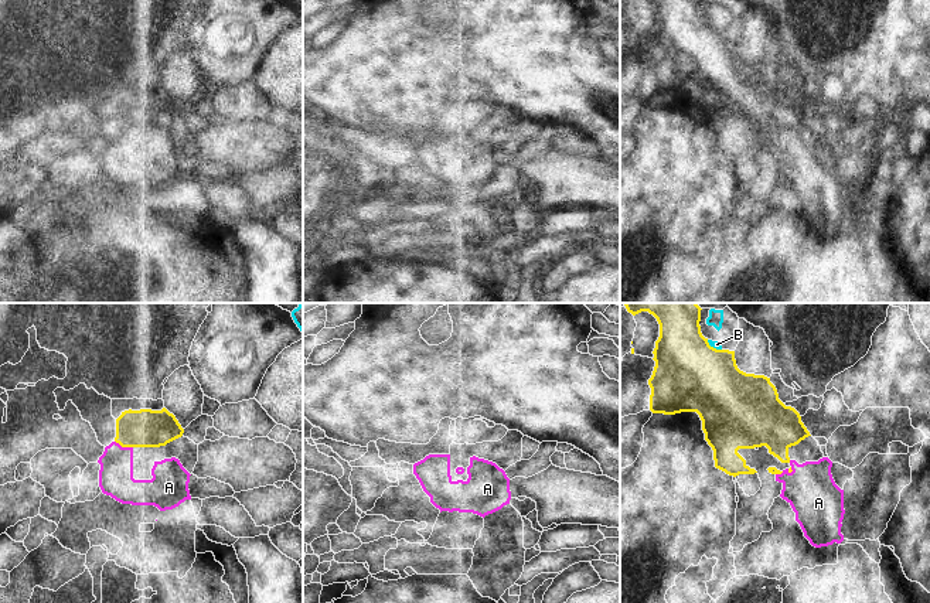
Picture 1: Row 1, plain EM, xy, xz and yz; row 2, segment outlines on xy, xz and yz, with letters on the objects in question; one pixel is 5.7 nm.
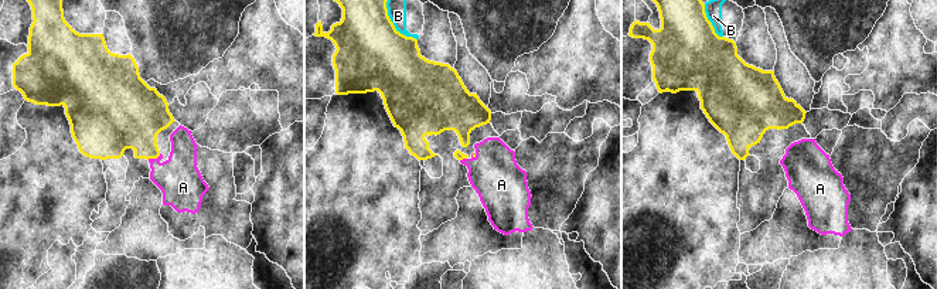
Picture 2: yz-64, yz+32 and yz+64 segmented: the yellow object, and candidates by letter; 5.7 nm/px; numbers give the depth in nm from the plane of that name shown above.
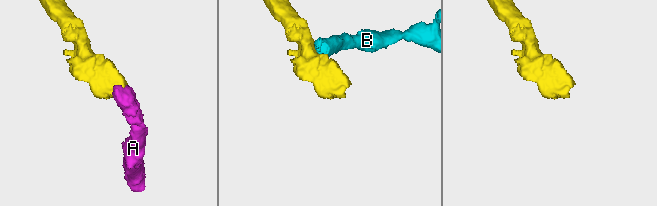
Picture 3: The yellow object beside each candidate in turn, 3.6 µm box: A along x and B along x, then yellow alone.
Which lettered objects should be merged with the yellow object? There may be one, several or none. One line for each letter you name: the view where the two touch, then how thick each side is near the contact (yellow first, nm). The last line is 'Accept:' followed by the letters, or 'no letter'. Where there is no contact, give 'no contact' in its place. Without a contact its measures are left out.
A: contact in xy; calibres 220 and 190 nm
Accept: A

